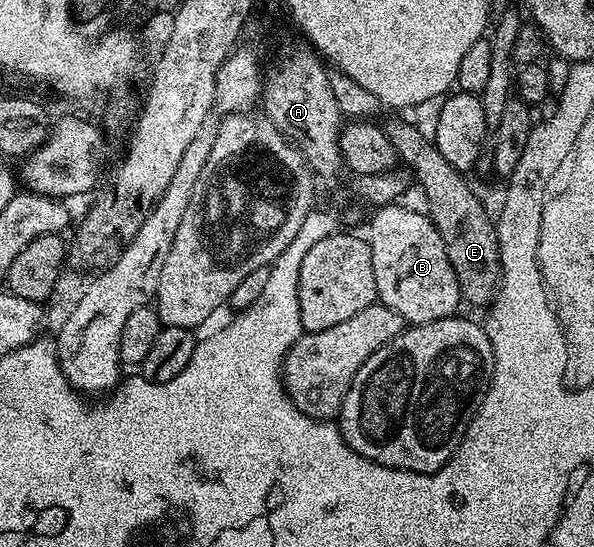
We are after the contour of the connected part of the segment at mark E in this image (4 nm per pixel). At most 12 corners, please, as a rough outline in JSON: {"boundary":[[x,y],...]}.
{"boundary":[[410,121],[383,129],[428,203],[461,301],[500,287],[483,202]]}

